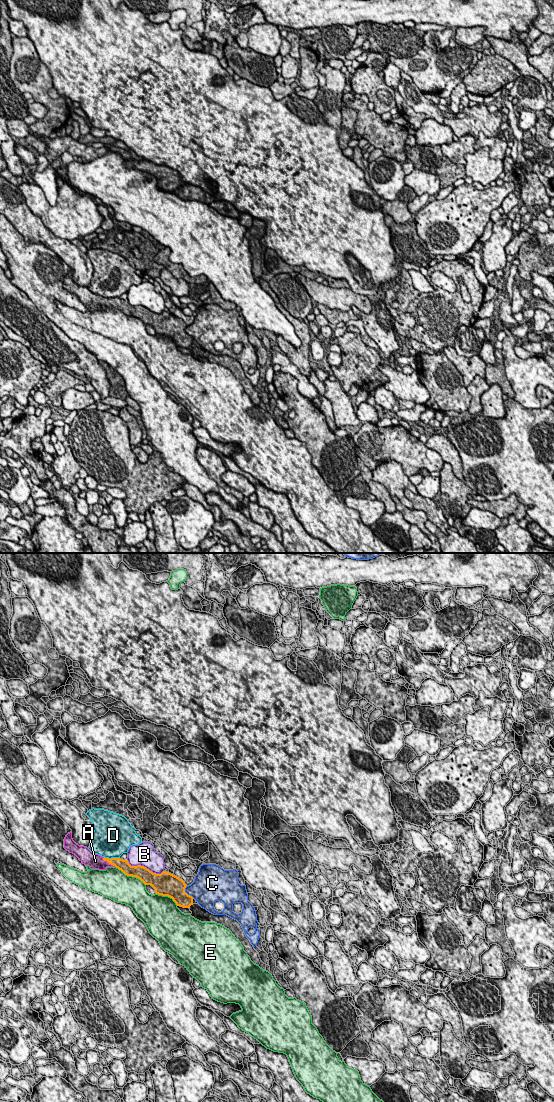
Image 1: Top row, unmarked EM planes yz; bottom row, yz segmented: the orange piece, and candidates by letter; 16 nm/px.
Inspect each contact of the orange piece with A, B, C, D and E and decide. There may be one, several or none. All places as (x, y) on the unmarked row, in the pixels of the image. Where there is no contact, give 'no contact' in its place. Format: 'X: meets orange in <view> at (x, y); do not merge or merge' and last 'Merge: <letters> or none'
A: meets orange in yz at (109, 303); merge
B: meets orange in yz at (149, 310); do not merge
C: meets orange in yz at (186, 333); do not merge
D: meets orange in yz at (112, 298); do not merge
E: meets orange in yz at (130, 315); do not merge
Merge: A

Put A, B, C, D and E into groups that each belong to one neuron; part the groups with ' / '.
A / B / C / D / E

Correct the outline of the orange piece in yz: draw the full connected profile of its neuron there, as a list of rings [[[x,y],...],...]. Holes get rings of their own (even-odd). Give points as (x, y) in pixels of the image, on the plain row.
[[[71,272],[64,279],[64,288],[75,294],[83,304],[89,305],[91,309],[106,310],[107,307],[116,307],[125,315],[136,317],[145,325],[151,325],[156,334],[172,338],[177,346],[190,348],[193,345],[194,338],[185,332],[187,326],[185,322],[171,313],[163,311],[161,314],[156,314],[141,305],[131,306],[128,300],[109,299],[94,294],[87,287],[76,284]]]

